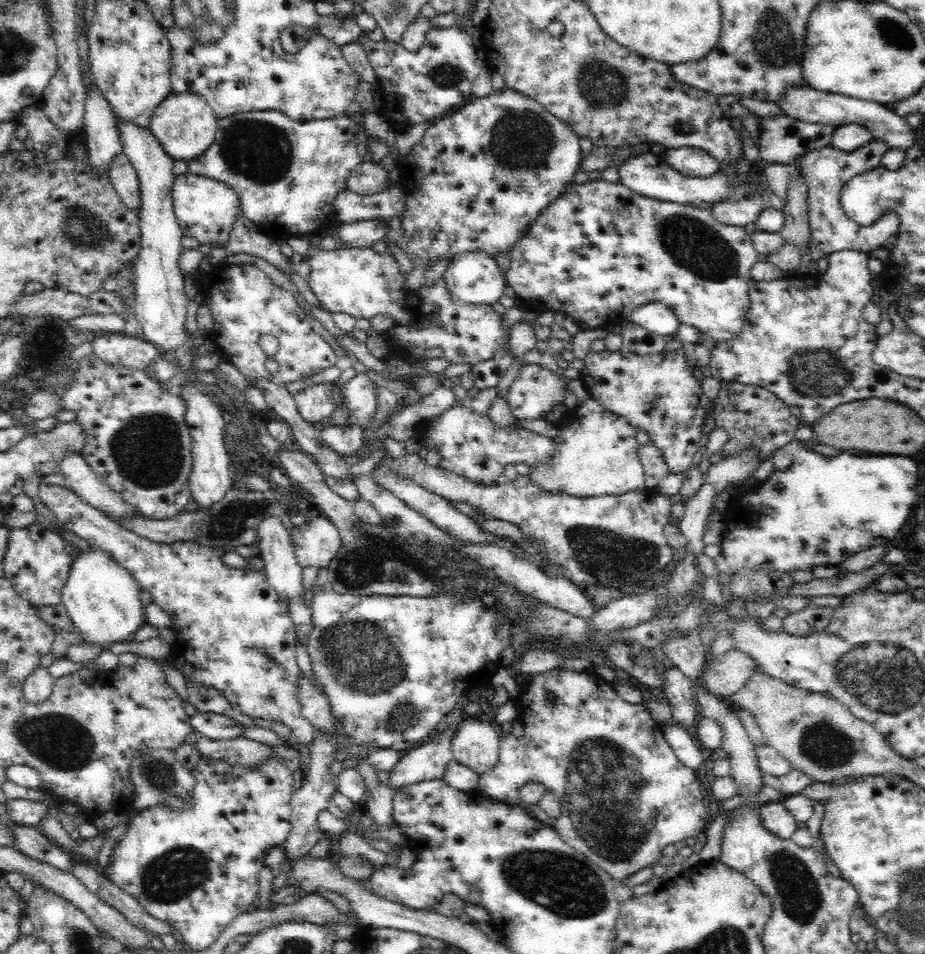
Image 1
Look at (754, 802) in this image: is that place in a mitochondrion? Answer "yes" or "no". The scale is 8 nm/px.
no

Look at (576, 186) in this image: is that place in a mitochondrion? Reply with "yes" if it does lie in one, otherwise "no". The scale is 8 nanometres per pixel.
no

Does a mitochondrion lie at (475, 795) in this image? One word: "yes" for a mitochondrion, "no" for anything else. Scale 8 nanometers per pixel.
no

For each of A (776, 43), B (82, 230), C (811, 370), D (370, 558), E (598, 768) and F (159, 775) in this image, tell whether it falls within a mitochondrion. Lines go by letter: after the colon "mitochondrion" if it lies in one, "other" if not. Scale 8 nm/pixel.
A: mitochondrion
B: mitochondrion
C: mitochondrion
D: mitochondrion
E: mitochondrion
F: mitochondrion

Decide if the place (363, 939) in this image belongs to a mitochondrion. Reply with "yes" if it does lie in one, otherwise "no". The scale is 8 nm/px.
no

